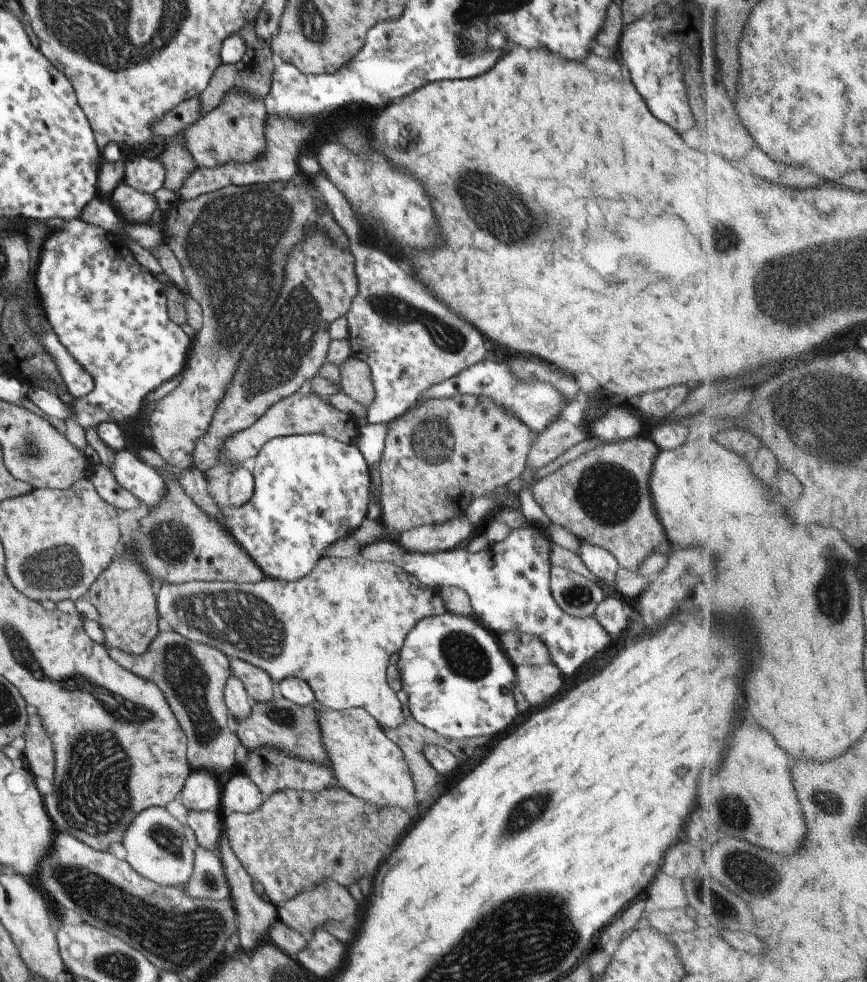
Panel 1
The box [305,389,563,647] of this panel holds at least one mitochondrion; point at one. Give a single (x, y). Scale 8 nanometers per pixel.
(434, 440)

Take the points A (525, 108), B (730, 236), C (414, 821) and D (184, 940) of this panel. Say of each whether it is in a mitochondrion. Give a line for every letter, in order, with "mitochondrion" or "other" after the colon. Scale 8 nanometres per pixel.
A: other
B: mitochondrion
C: other
D: mitochondrion

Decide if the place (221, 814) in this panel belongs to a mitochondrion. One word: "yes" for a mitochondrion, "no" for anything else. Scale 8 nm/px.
no

